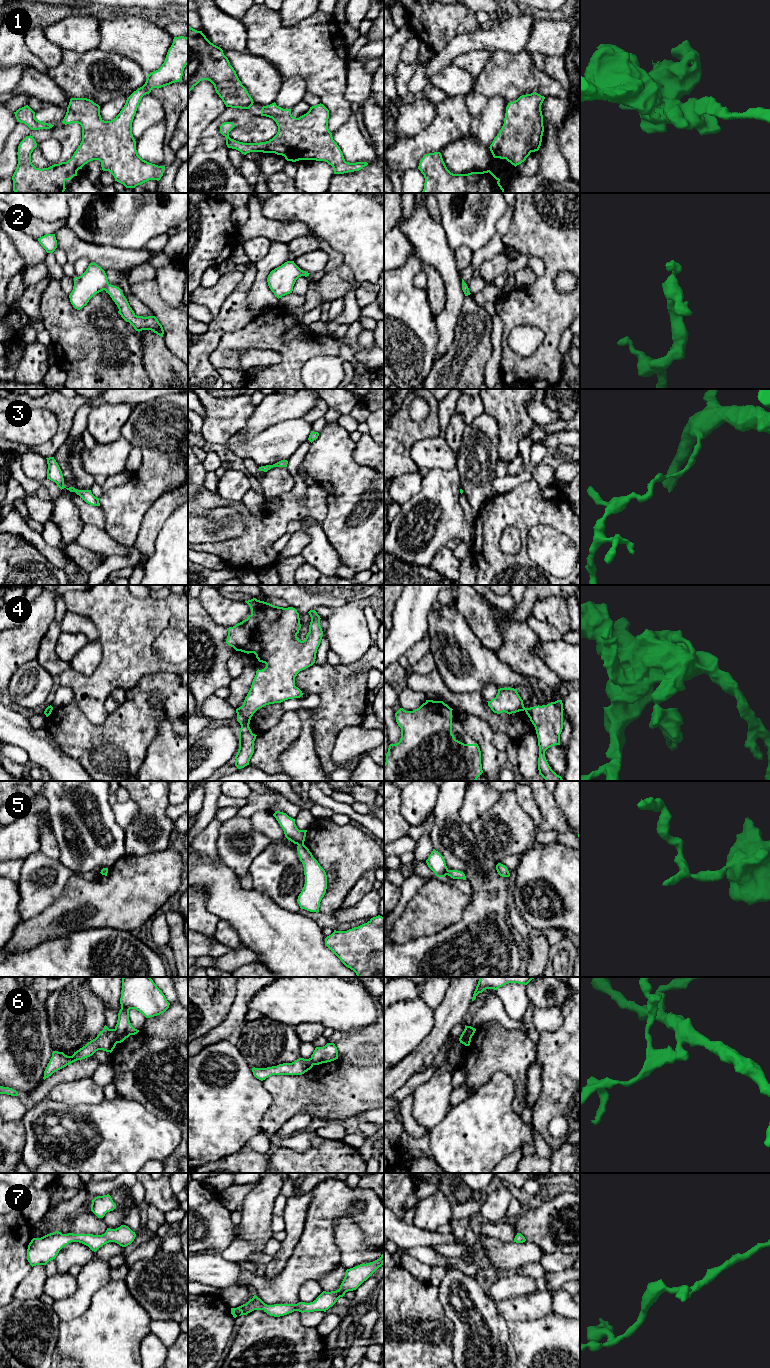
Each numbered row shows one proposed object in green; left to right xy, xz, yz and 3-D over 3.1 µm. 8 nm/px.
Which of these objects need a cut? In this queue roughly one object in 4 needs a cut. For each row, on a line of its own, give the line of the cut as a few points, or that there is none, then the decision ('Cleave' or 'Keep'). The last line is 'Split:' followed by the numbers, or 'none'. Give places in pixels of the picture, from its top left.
1: No split. Keep
2: No split. Keep
3: No split. Keep
4: Split along xz (241, 725), (248, 726). Cleave
5: Split along xz (303, 843), (298, 845). Cleave
6: Split along yz (470, 1026), (463, 1043). Cleave
7: No split. Keep
Split: 4, 5, 6

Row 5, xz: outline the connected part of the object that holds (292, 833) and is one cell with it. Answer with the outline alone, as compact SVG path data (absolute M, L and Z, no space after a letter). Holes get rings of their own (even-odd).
M276 811L273 816L282 827L288 840L297 845L304 844L307 830L299 830L295 824L295 819L280 811Z

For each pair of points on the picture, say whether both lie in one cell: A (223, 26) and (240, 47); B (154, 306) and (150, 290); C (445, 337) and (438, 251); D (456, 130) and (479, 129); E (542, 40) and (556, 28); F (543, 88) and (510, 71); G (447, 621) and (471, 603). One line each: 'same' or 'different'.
A: same
B: same
C: same
D: different
E: same
F: same
G: different

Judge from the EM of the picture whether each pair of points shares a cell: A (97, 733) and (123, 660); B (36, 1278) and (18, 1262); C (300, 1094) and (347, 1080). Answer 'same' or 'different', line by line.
A: different
B: different
C: same

